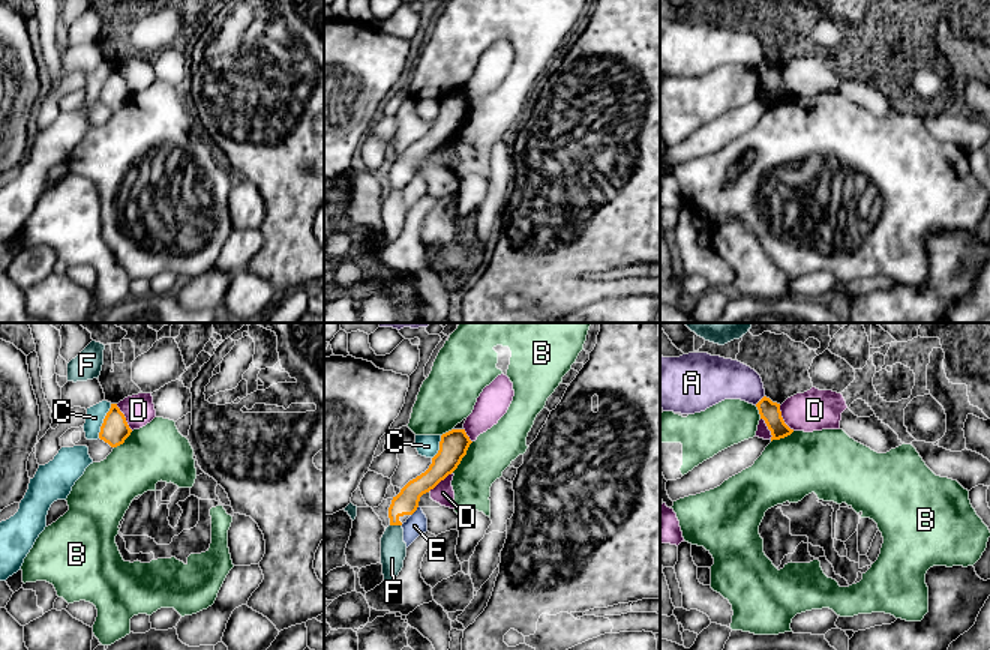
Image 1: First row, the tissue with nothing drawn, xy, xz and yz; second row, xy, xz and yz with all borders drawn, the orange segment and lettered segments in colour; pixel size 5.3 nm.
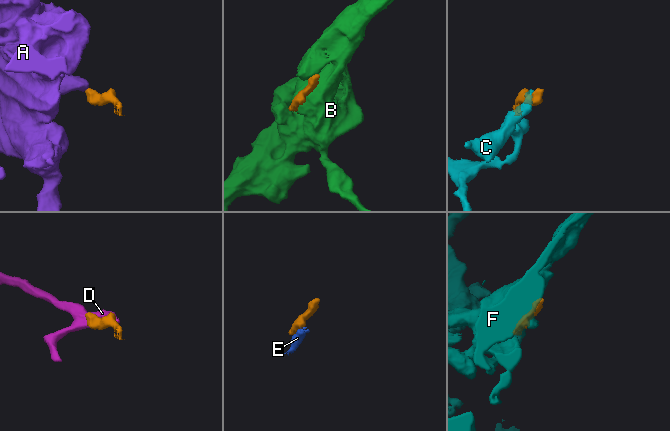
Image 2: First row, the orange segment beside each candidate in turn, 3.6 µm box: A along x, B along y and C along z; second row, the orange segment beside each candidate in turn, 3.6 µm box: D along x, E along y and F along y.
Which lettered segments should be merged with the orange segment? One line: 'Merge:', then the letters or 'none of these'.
Merge: none of these

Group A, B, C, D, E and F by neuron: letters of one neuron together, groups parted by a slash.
A / B / C / D E / F

